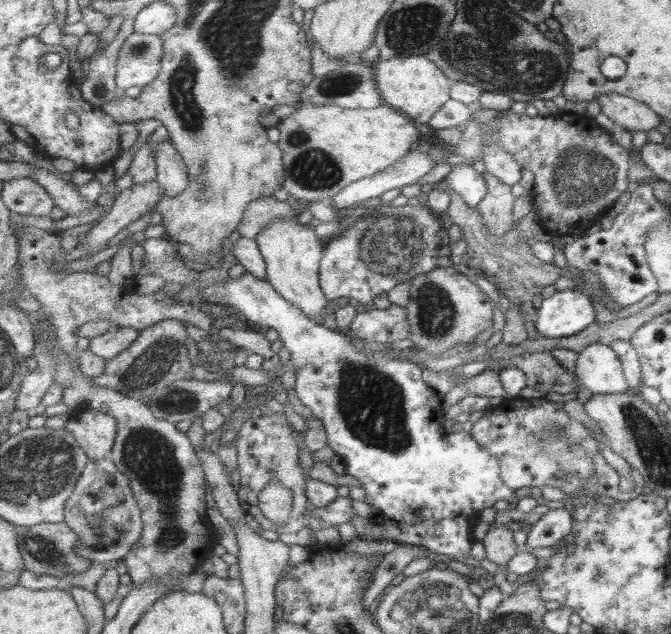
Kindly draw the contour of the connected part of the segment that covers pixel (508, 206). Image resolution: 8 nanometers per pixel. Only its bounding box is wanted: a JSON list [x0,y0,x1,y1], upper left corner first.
[478,171,519,236]

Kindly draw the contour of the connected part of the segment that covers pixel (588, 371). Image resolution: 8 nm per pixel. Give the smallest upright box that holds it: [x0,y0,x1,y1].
[577,343,629,394]

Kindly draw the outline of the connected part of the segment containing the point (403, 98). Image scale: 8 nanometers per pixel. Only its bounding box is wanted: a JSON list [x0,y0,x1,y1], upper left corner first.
[377,56,453,123]

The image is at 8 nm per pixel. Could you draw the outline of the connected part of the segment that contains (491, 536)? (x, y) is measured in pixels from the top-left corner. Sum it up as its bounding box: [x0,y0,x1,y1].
[482,527,522,566]

